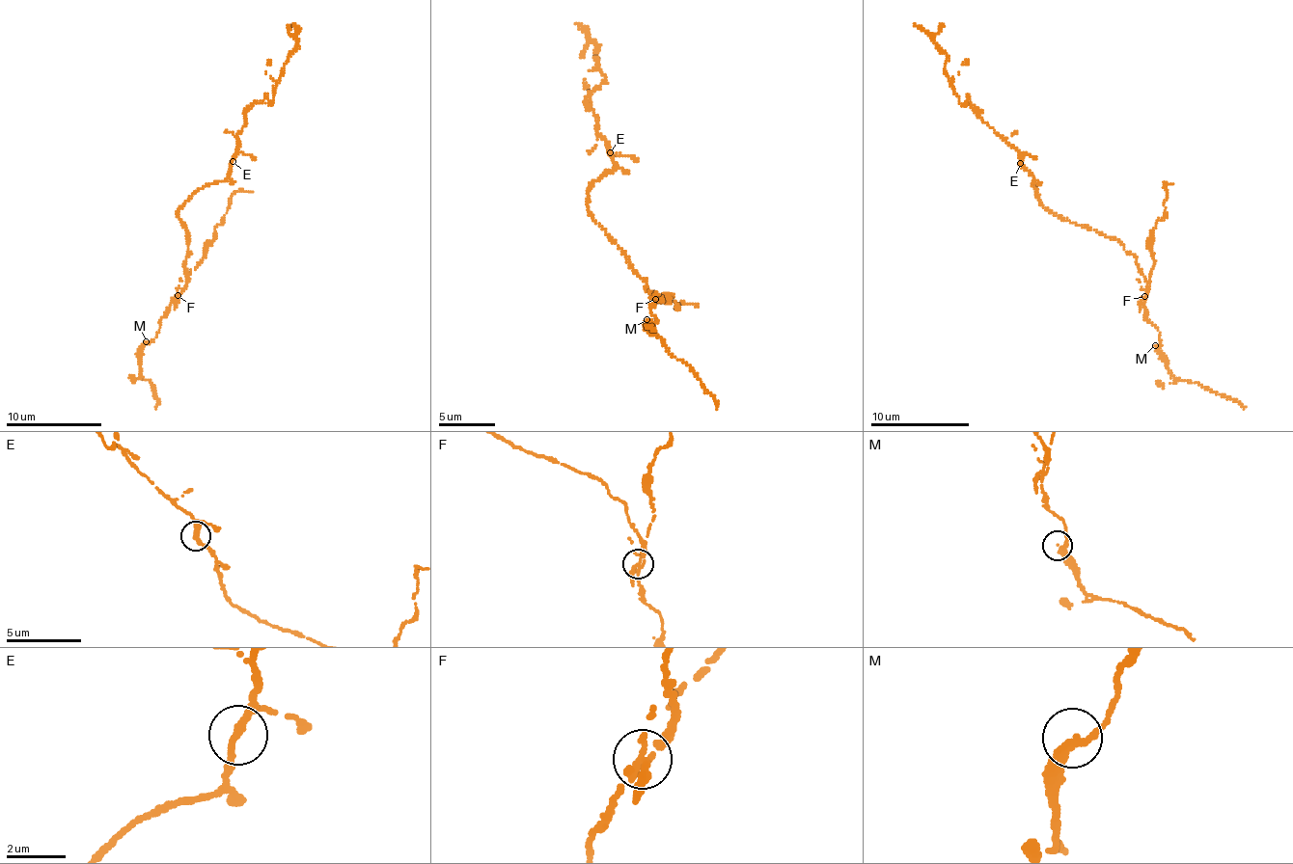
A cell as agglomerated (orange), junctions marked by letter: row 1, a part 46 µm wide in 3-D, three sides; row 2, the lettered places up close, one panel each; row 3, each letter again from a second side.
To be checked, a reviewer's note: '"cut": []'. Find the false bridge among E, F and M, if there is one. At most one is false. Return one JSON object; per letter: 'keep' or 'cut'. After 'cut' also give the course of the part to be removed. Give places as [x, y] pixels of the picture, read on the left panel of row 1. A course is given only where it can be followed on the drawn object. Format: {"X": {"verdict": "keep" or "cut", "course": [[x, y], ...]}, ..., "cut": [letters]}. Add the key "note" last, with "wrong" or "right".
{"E": {"verdict": "keep"}, "F": {"verdict": "cut", "course": [[178, 295], [179, 281], [195, 270], [204, 248], [224, 220], [229, 199], [237, 191], [252, 192]]}, "M": {"verdict": "keep"}, "cut": ["F"], "note": "wrong"}

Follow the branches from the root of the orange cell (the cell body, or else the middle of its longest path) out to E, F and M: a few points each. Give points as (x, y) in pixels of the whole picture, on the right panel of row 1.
E: (1069, 220), (1047, 210), (1036, 192), (1033, 177), (1020, 163)
F: (1069, 220), (1113, 237), (1133, 254), (1147, 283), (1147, 291), (1143, 297)
M: (1069, 220), (1113, 237), (1135, 256), (1148, 289), (1144, 305), (1147, 317), (1160, 333), (1161, 342), (1155, 345)

